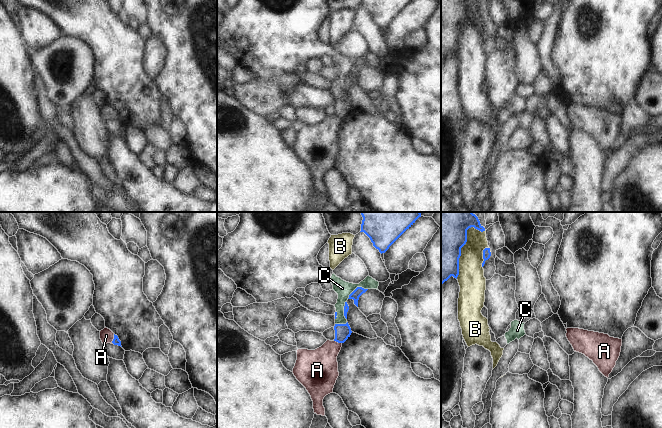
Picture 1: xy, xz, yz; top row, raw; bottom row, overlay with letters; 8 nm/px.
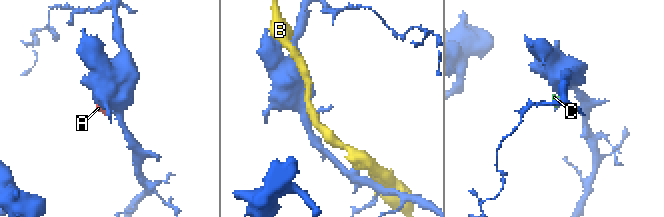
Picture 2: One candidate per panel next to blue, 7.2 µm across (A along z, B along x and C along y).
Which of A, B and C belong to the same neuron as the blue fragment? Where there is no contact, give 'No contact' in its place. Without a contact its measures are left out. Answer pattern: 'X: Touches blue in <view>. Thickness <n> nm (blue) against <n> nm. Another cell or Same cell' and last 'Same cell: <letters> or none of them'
A: Touches blue in xy. Thickness 60 nm (blue) against 110 nm. Same cell
B: Touches blue in yz. Thickness 320 nm (blue) against 200 nm. Another cell
C: Touches blue in xz. Thickness 70 nm (blue) against 120 nm. Another cell
Same cell: A

